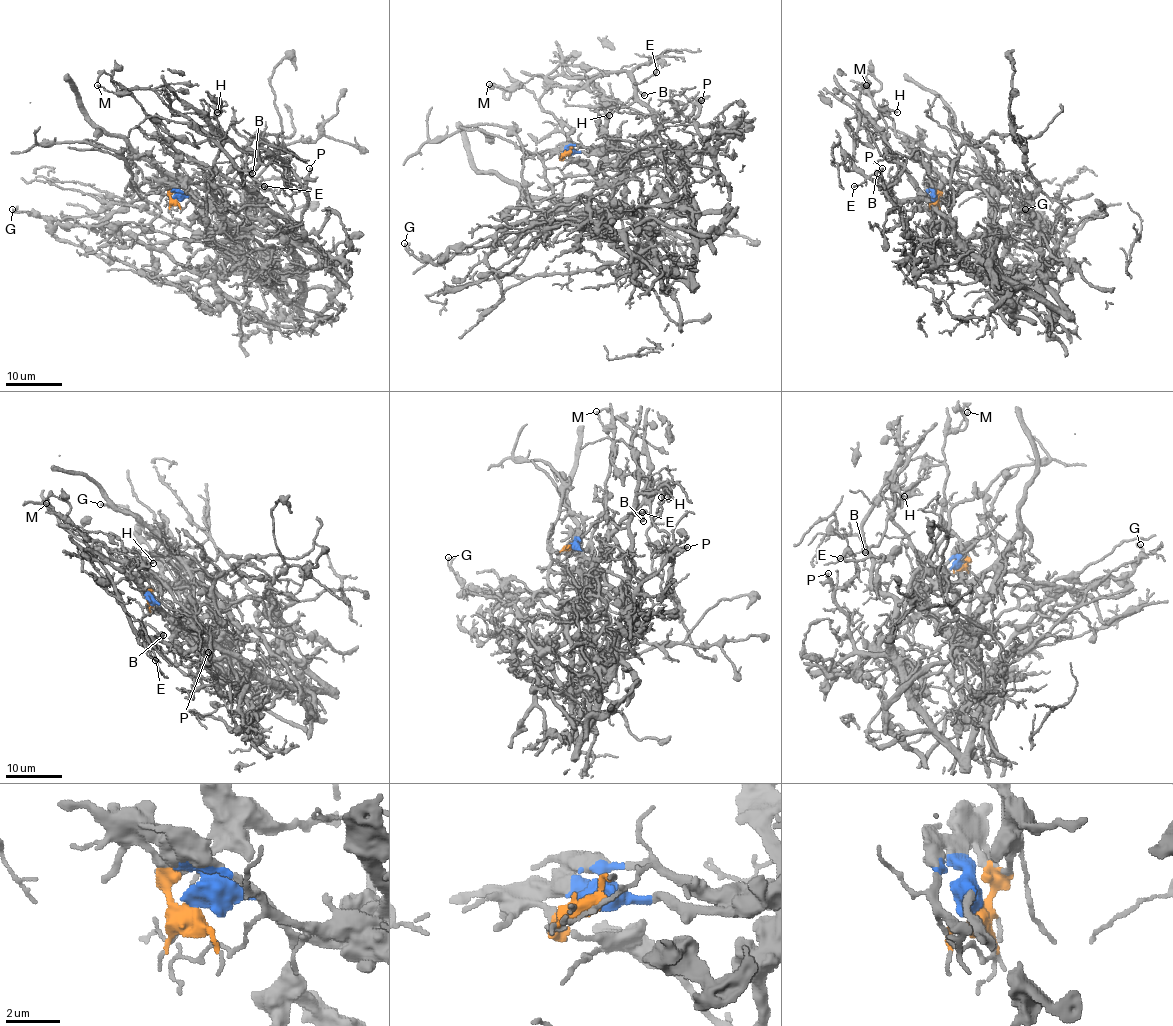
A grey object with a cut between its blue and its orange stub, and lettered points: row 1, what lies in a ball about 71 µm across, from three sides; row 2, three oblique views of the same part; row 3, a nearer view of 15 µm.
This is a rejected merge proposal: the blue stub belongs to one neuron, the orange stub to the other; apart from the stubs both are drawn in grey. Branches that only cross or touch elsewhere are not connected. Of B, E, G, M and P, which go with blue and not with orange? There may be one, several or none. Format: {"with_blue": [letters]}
{"with_blue": ["B", "E", "P"]}

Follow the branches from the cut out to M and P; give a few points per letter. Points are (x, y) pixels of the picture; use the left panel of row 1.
M: (175, 198), (170, 194), (181, 184), (177, 170), (178, 153), (132, 96), (116, 94), (96, 84)
P: (175, 198), (265, 204), (295, 239), (310, 239), (302, 227), (309, 167)

